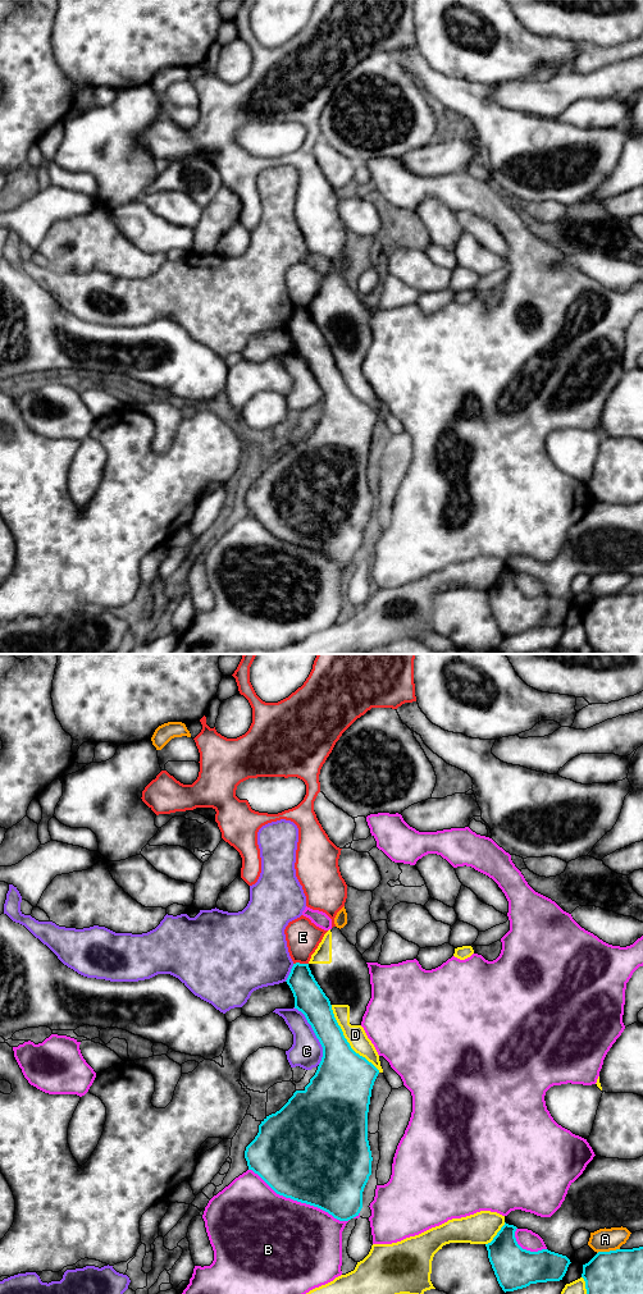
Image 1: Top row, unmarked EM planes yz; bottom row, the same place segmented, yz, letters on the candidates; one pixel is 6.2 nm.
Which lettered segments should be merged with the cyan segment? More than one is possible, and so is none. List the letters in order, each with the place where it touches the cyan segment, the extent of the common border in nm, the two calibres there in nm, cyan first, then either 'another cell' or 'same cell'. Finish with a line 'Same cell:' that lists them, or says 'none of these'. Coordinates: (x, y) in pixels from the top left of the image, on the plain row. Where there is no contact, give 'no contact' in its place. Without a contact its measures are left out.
A: yz (607, 597) | 150 nm | 360/140 nm | another cell
B: yz (299, 545) | 700 nm | 500/500 nm | another cell
C: yz (315, 379) | 400 nm | 240/200 nm | another cell
D: yz (346, 385) | 500 nm | 360/130 nm | another cell
E: yz (299, 307) | 100 nm | 190/220 nm | another cell
Same cell: none of these

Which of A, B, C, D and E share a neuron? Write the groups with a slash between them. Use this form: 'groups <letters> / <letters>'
groups A / B / C / D / E

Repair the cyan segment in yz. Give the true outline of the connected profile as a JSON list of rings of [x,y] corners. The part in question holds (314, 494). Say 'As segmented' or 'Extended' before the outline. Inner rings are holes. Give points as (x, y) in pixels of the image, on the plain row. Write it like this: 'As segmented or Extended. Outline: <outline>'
As segmented. Outline: [[[293,308],[286,326],[293,338],[295,353],[305,360],[323,392],[323,402],[305,434],[296,435],[279,456],[261,466],[257,480],[246,491],[245,503],[248,515],[257,518],[277,539],[318,552],[339,566],[348,566],[359,561],[362,536],[371,520],[368,457],[379,415],[351,393],[334,362],[330,346],[311,319],[309,308]]]

